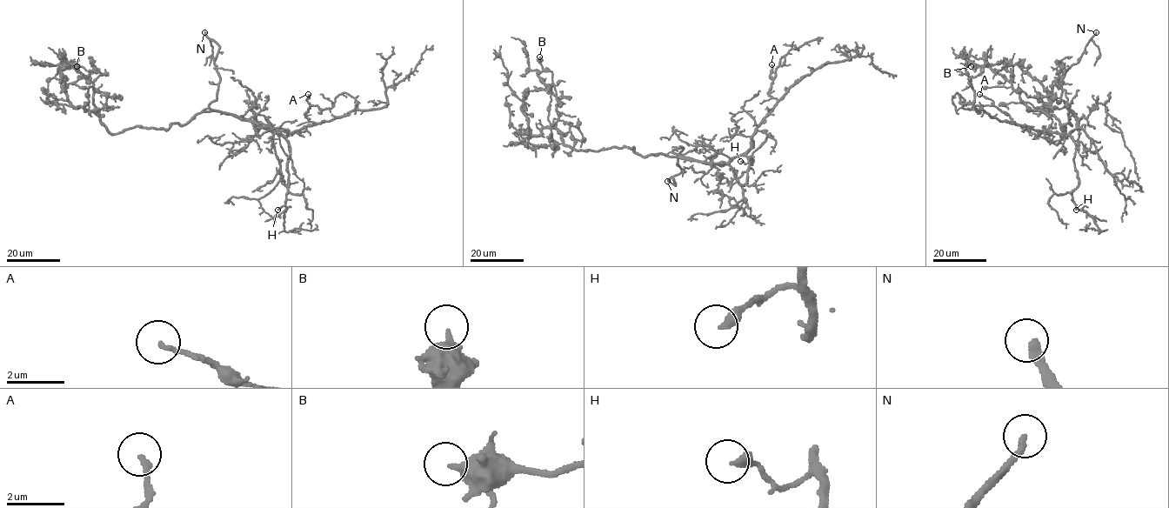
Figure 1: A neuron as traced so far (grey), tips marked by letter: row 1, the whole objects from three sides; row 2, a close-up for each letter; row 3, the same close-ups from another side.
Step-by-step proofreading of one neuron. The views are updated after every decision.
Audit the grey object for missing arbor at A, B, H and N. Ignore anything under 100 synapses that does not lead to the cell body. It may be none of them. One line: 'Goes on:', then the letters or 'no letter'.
Goes on: N

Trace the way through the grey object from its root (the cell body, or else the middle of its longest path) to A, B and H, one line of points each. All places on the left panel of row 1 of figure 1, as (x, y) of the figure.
A: (223, 113), (251, 120), (286, 136), (313, 123), (305, 115), (310, 106), (308, 94)
B: (223, 113), (203, 111), (168, 129), (136, 126), (110, 133), (92, 110), (94, 84), (76, 66)
H: (223, 113), (255, 121), (278, 133), (288, 143), (287, 200), (277, 210)

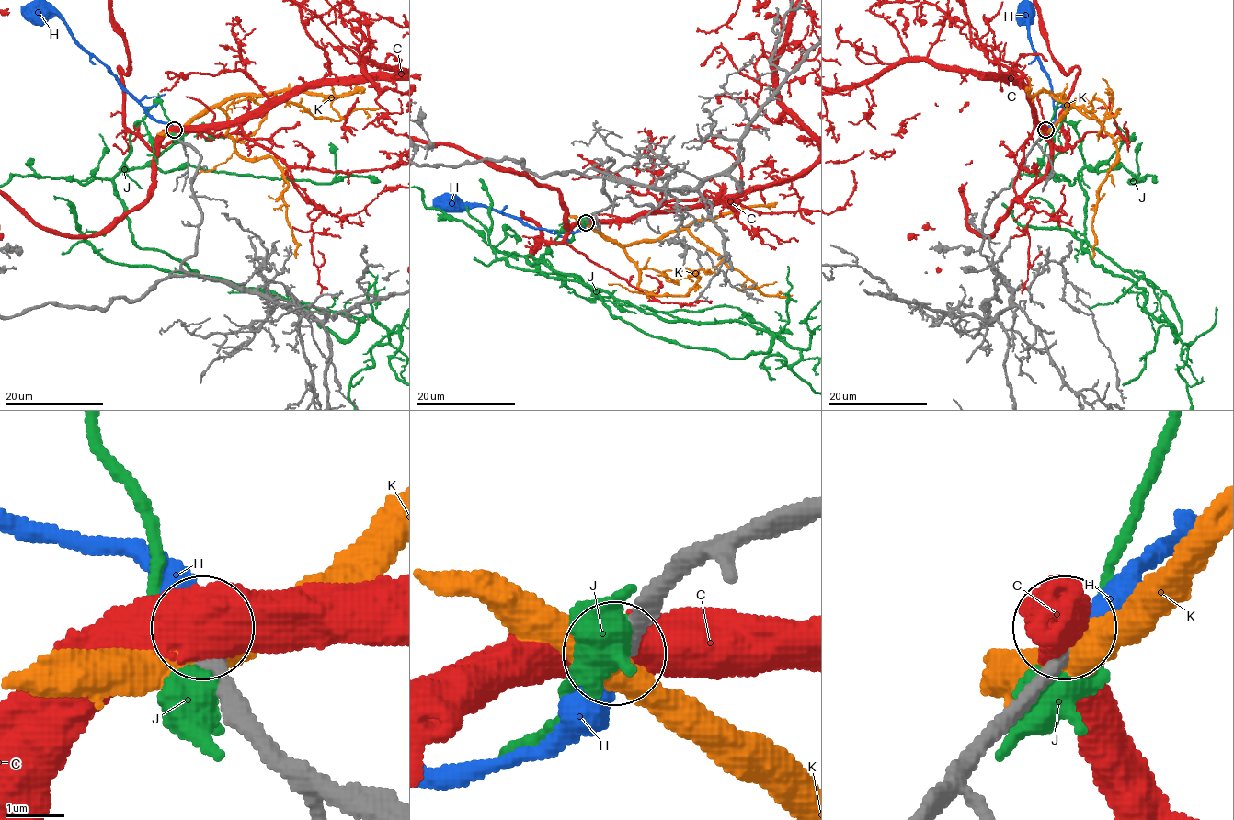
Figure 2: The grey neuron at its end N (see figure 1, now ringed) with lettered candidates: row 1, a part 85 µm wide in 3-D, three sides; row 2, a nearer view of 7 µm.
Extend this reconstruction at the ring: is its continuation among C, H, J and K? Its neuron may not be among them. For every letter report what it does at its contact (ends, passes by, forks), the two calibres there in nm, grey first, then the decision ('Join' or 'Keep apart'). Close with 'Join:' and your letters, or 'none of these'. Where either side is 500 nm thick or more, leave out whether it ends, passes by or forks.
C: Thickness 340 nm (grey) against 650 nm. Keep apart
H: It ends there. Thickness 300 nm (grey) against 340 nm. Join
J: Thickness 400 nm (grey) against 550 nm. Keep apart
K: Thickness 320 nm (grey) against 550 nm. Keep apart
Join: H

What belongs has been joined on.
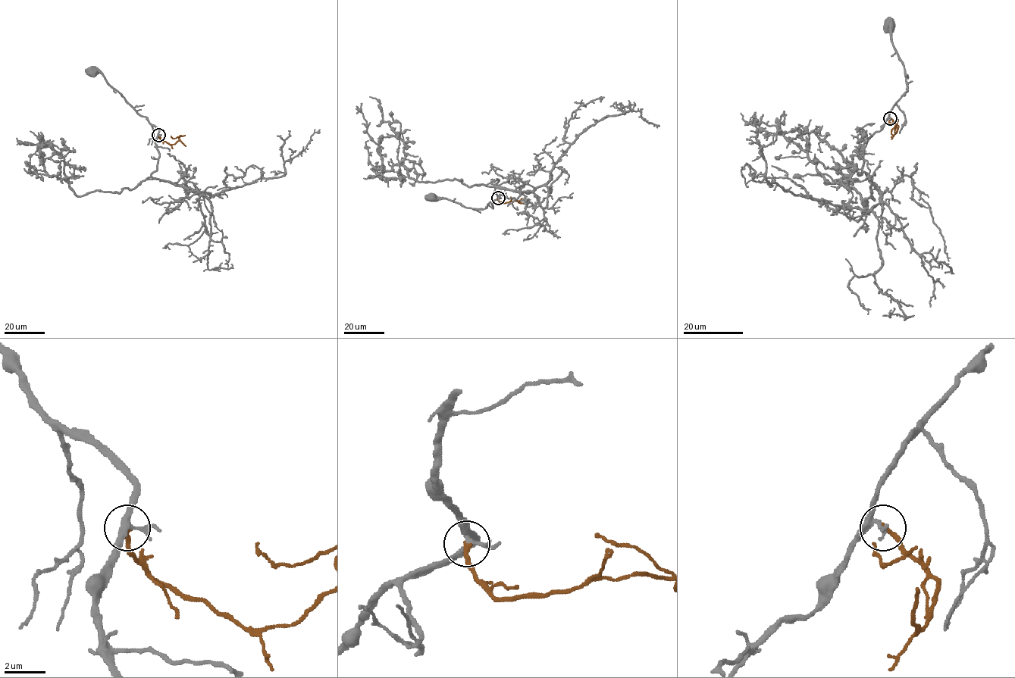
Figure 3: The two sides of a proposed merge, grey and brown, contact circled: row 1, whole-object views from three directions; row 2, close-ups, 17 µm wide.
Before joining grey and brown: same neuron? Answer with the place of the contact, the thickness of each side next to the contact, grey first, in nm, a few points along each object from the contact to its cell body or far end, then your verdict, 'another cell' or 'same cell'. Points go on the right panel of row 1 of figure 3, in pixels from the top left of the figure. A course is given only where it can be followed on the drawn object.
at (890, 118); 200 nm thick on the grey side, 240 nm on the other; grey runs (890, 118), (889, 112), (906, 91), (907, 82), (904, 65), (893, 45), (890, 25), (888, 24); brown runs (890, 118), (898, 126), (896, 132), (897, 120), (891, 123), (888, 120); same cell

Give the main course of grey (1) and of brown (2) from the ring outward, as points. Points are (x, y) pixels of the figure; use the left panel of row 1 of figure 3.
1: (158, 135), (159, 130), (145, 117), (141, 116), (99, 71), (92, 71)
2: (158, 135), (161, 139), (170, 144), (175, 144), (180, 136), (176, 138), (170, 136)

